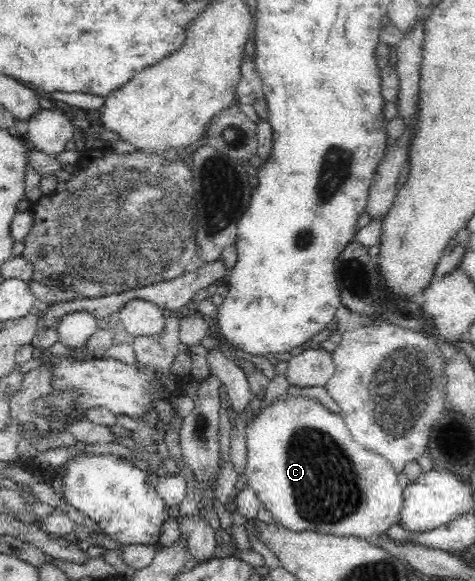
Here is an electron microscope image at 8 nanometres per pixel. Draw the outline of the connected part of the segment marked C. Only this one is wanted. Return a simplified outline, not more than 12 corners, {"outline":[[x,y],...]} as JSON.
{"outline":[[316,400],[252,420],[246,483],[277,522],[372,540],[394,467]]}

